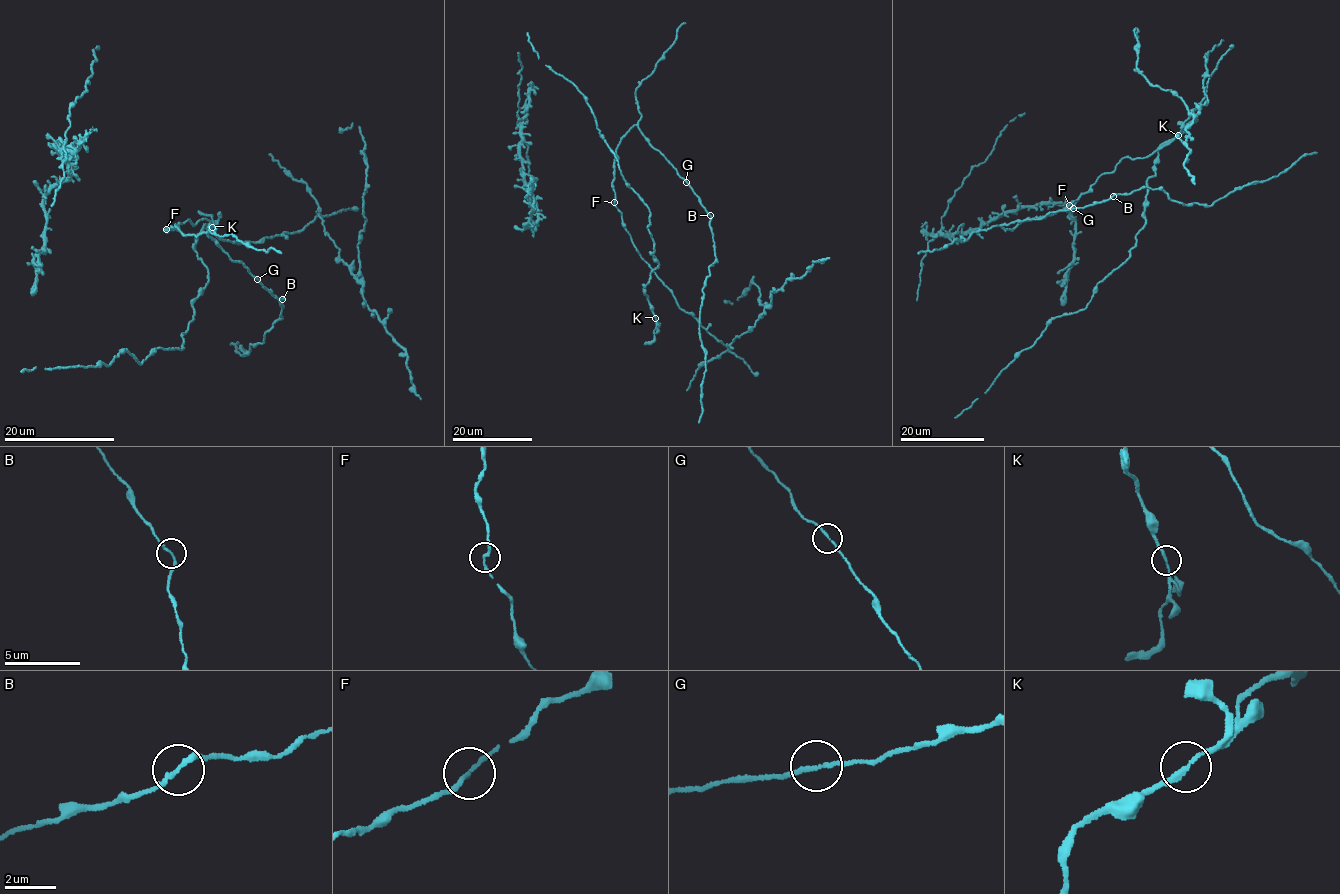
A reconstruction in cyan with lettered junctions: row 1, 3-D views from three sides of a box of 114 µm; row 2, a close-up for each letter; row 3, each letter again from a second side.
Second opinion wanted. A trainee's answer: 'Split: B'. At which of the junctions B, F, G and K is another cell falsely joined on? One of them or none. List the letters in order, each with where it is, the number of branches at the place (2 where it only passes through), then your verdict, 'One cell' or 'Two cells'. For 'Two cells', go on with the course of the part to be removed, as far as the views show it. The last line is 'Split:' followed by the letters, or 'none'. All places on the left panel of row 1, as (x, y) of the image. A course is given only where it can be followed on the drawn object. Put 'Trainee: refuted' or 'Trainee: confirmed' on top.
Trainee: refuted
B: Place: (282, 299). Branches: 2. One cell
F: Place: (166, 229). Branches: 2. One cell
G: Place: (257, 279). Branches: 2. One cell
K: Place: (212, 227). Branches: 2. One cell
Split: none

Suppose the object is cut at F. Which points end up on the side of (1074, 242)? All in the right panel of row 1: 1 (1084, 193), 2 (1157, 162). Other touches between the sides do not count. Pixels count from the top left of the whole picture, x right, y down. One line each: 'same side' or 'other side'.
1: other side
2: same side

